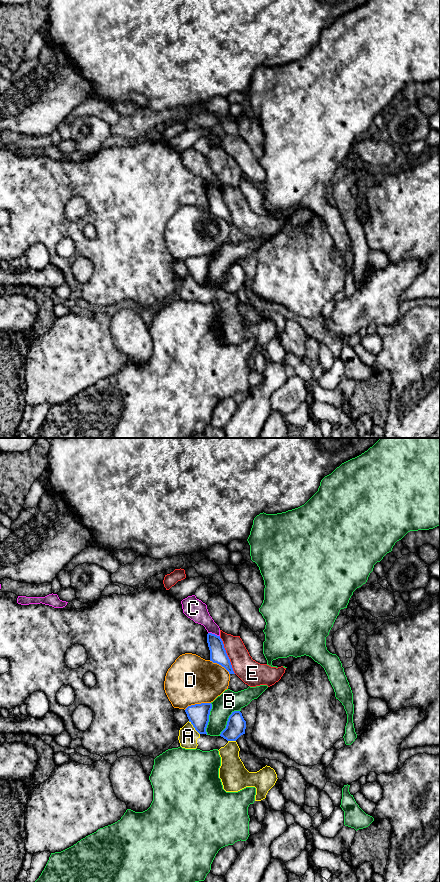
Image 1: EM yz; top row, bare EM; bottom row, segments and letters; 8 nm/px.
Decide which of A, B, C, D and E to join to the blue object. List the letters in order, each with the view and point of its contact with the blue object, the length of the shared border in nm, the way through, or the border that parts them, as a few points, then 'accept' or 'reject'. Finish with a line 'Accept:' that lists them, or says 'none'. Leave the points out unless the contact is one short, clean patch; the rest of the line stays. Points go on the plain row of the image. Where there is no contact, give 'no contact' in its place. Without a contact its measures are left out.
A: yz (194, 279) | 140 nm | reject
B: yz (208, 271) | 260 nm | reject
C: yz (214, 186) | 100 nm | along yz (208, 184), (219, 188) | reject
D: yz (197, 256) | 220 nm | reject
E: yz (227, 207) | 340 nm | reject
Accept: none

